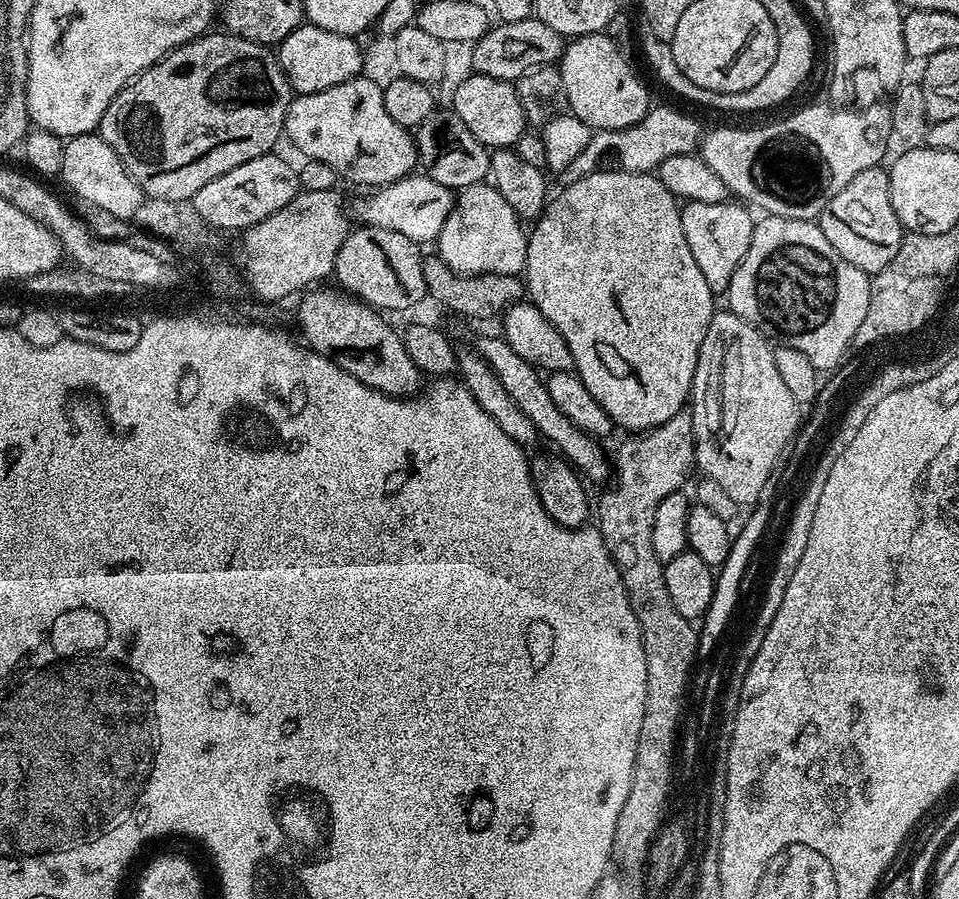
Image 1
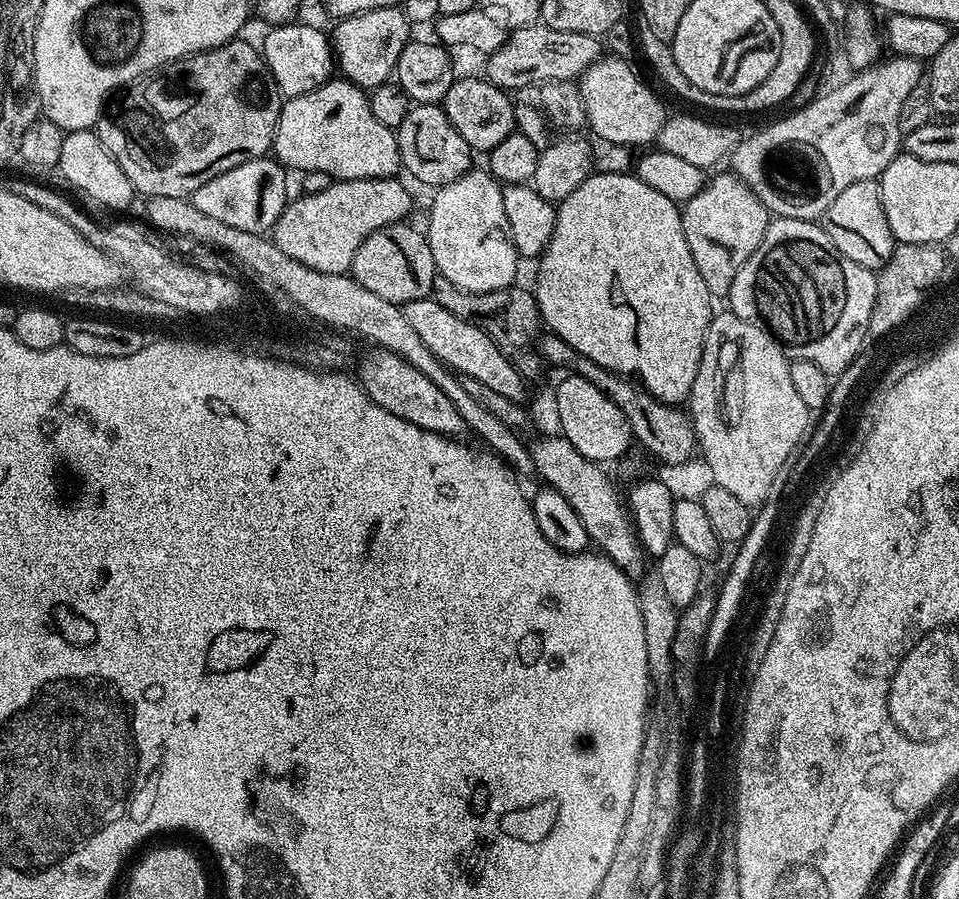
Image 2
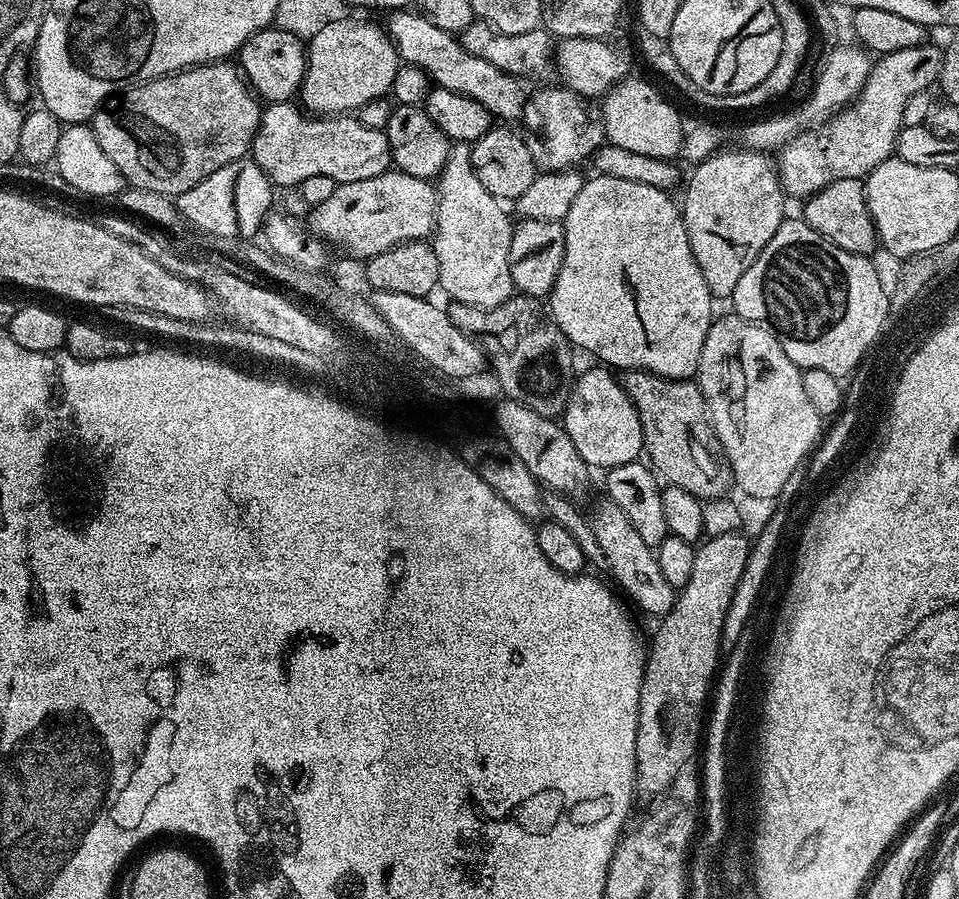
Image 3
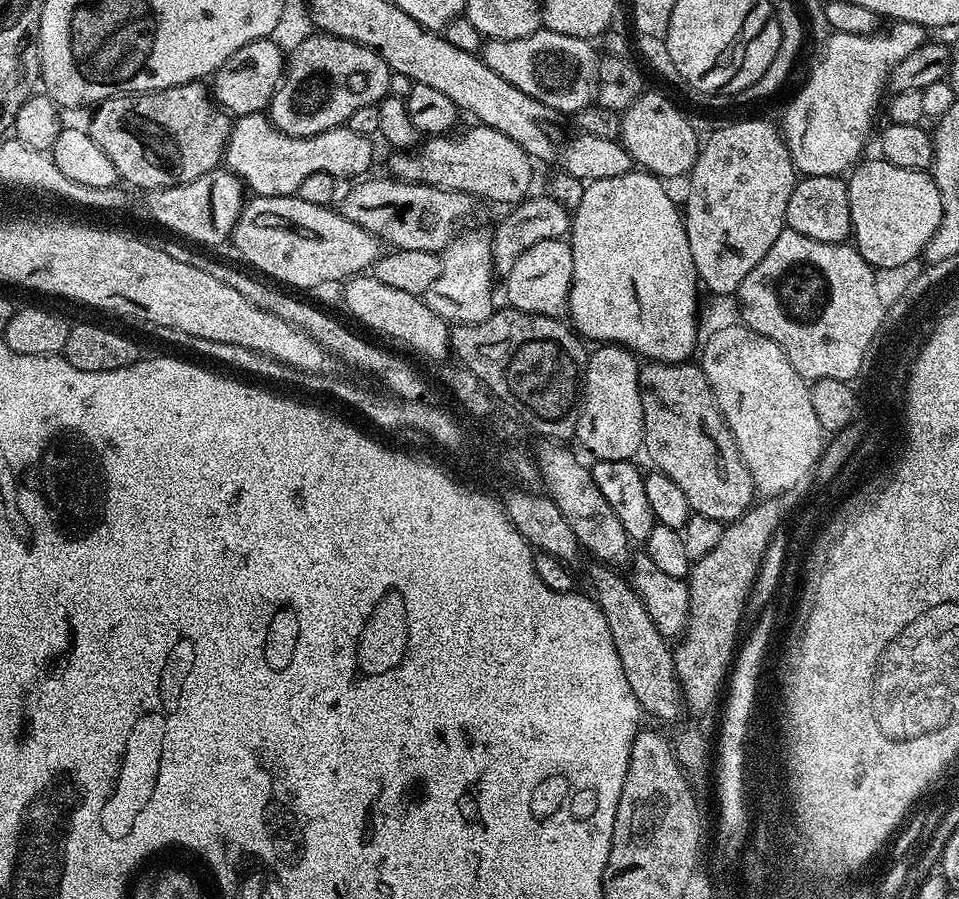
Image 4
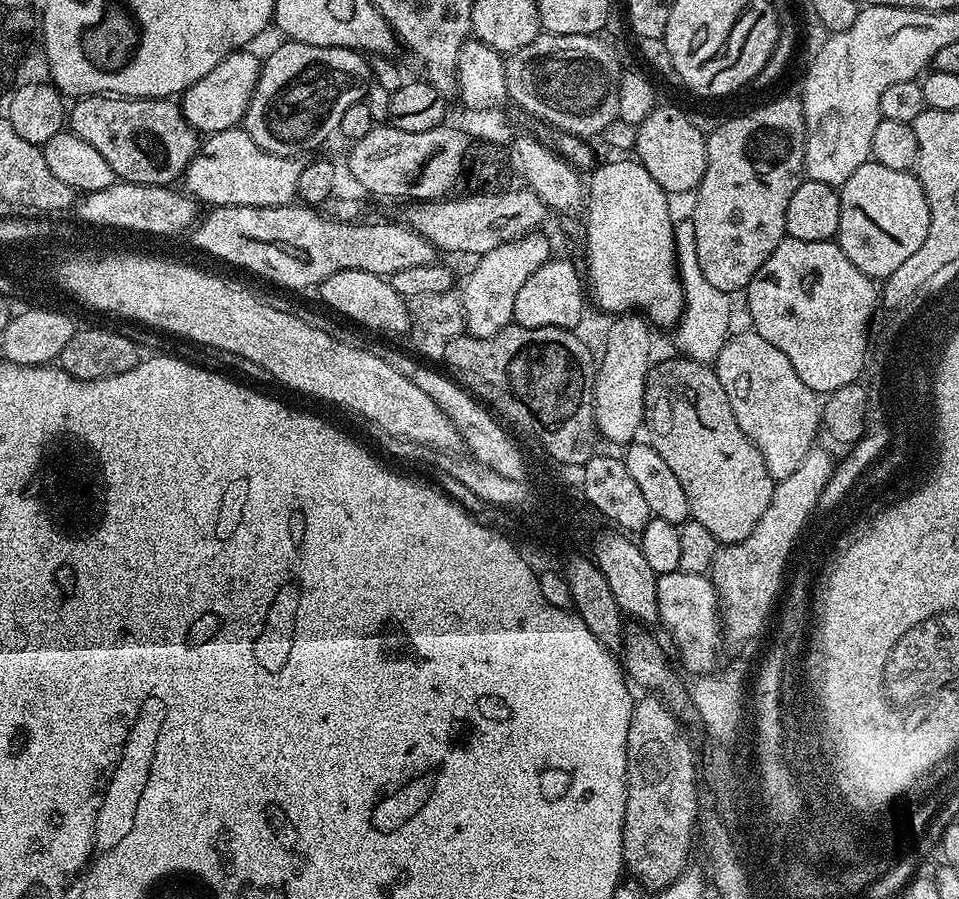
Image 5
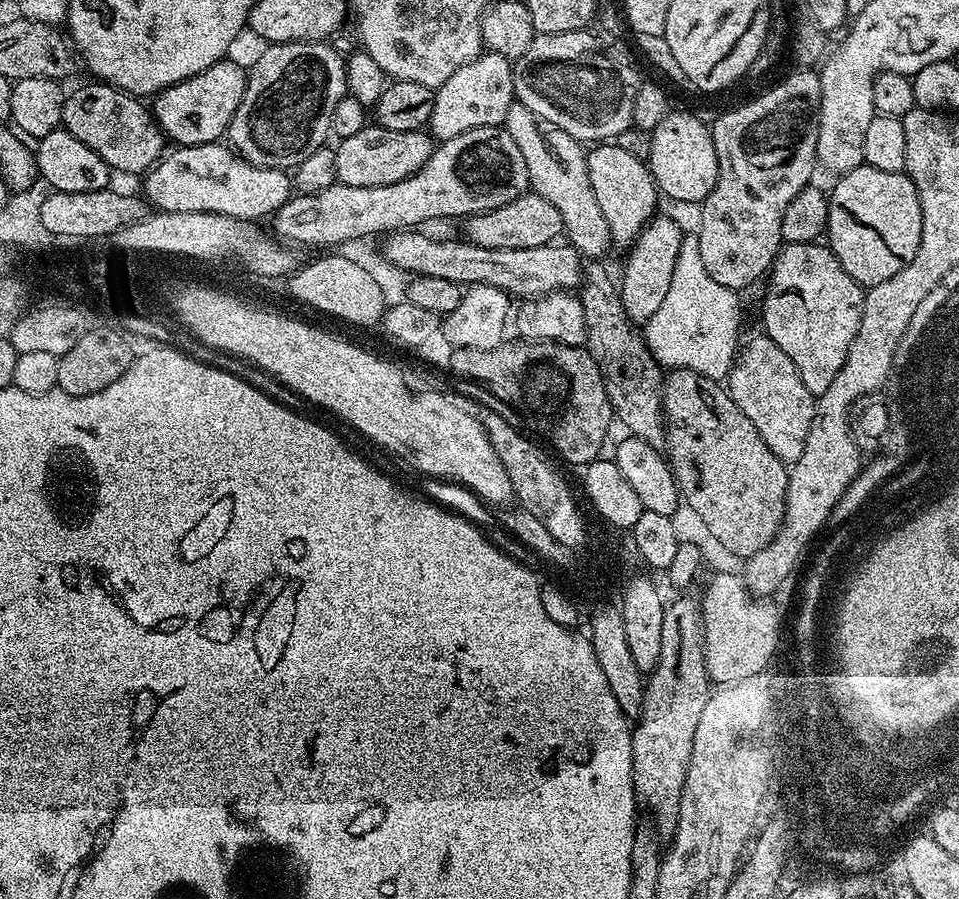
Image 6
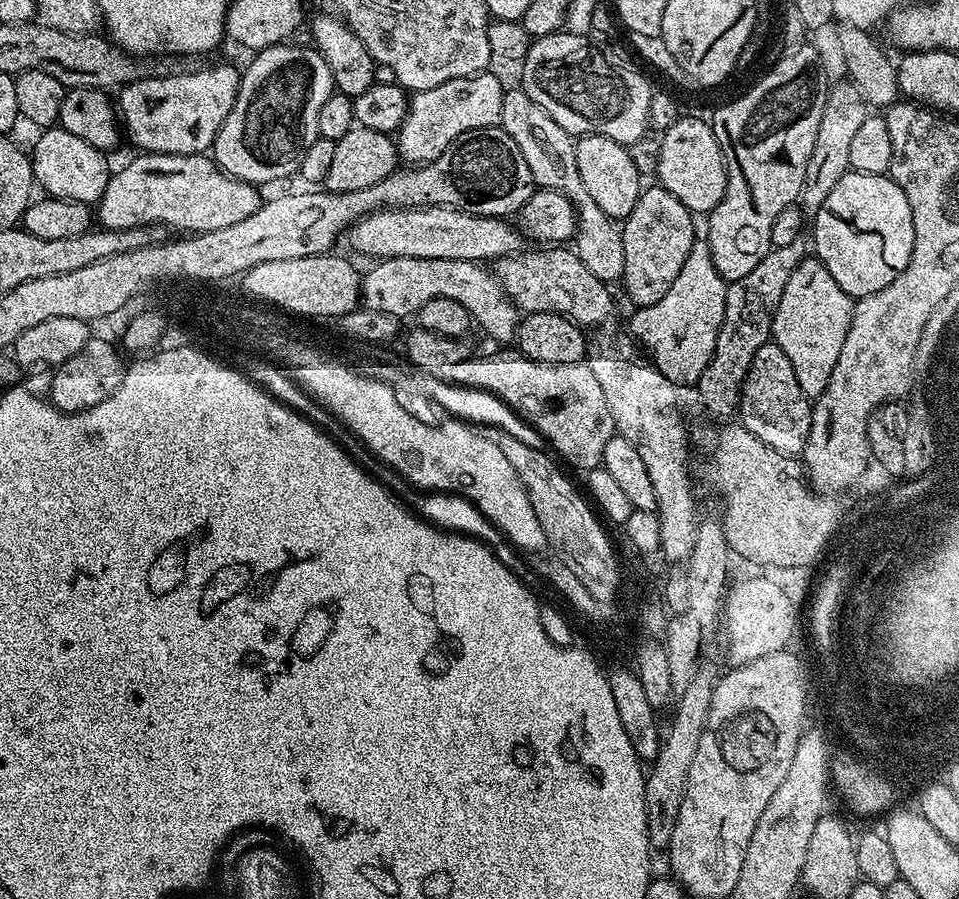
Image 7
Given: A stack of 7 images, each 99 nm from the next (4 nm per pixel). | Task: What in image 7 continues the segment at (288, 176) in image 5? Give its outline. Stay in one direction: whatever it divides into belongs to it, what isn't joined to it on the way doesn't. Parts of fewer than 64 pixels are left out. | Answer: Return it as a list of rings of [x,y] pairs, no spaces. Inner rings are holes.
[[[169,152],[136,155],[140,156],[109,175],[106,190],[94,212],[100,228],[130,230],[163,226],[168,230],[181,228],[184,234],[222,230],[222,226],[250,218],[262,203],[257,185],[226,174],[211,155],[175,156]]]

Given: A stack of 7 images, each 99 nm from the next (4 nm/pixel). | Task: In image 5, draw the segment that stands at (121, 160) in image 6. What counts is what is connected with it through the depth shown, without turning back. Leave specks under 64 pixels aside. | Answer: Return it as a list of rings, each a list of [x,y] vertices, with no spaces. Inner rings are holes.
[[[105,94],[102,96],[85,96],[77,99],[76,104],[70,108],[70,130],[74,134],[78,134],[78,138],[82,138],[82,142],[90,142],[90,146],[94,146],[94,150],[98,150],[98,154],[102,154],[102,158],[106,158],[106,162],[110,162],[110,170],[114,170],[114,174],[125,184],[162,184],[172,186],[183,177],[184,172],[190,166],[190,162],[196,156],[198,151],[198,133],[195,128],[191,128],[184,121],[183,107],[175,99],[161,98],[158,100],[150,100],[147,98],[125,98],[115,94]]]

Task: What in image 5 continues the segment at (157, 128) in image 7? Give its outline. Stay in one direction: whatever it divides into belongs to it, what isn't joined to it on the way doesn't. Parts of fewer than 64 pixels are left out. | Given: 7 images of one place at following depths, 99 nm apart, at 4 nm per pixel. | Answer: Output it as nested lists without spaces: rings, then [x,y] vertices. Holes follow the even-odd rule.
[[[252,50],[231,52],[229,56],[222,58],[222,62],[218,62],[218,66],[214,66],[214,70],[206,74],[206,78],[198,78],[194,86],[182,93],[184,121],[200,134],[237,127],[243,121],[250,98],[256,89],[261,63],[261,57],[256,57]]]

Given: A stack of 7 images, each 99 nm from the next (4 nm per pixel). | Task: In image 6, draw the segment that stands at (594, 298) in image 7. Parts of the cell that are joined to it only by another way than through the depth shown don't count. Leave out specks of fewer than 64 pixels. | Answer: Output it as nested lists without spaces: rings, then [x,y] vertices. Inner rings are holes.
[[[401,230],[383,237],[384,256],[396,268],[405,268],[408,274],[446,278],[461,286],[489,284],[498,290],[508,293],[509,297],[531,298],[545,296],[551,292],[572,290],[582,280],[582,260],[575,248],[564,242],[553,242],[546,246],[530,246],[529,248],[487,248],[461,240],[435,240],[432,236],[423,236],[420,230]]]

